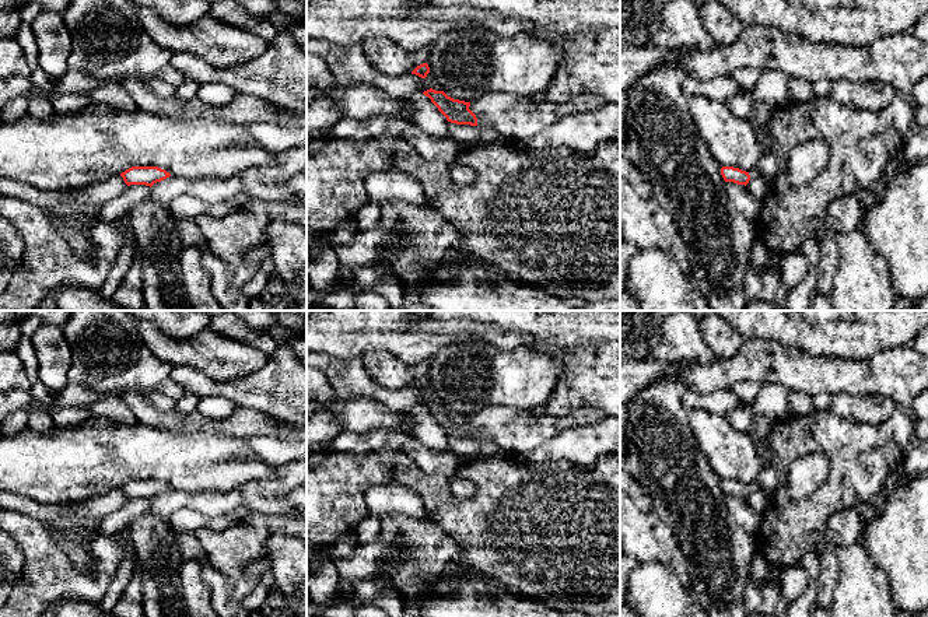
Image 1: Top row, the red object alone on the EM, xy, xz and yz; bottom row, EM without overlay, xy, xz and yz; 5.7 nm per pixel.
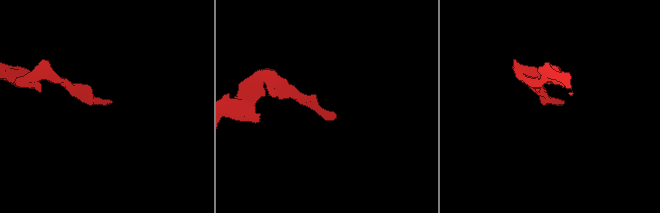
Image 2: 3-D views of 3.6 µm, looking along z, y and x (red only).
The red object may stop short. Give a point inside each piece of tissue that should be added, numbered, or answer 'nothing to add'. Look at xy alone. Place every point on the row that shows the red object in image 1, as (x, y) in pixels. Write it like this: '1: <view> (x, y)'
nothing to add

